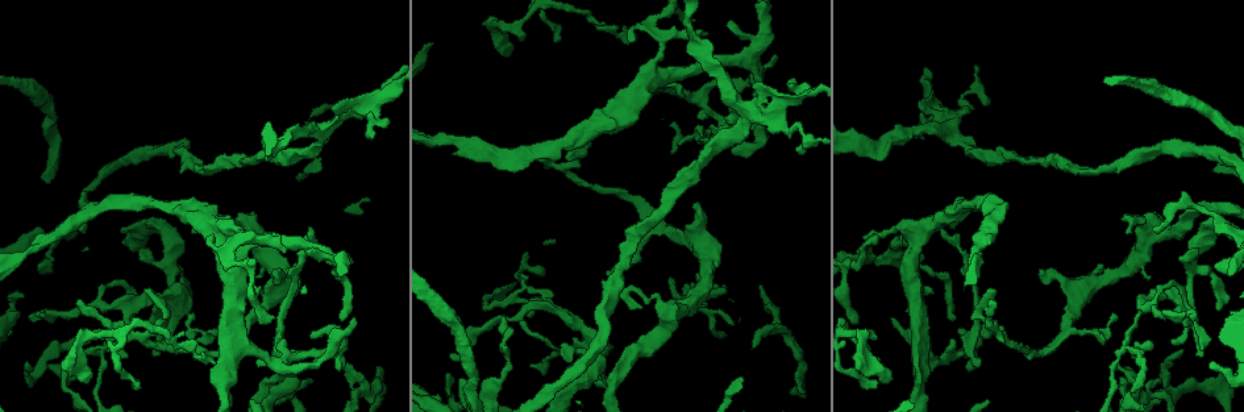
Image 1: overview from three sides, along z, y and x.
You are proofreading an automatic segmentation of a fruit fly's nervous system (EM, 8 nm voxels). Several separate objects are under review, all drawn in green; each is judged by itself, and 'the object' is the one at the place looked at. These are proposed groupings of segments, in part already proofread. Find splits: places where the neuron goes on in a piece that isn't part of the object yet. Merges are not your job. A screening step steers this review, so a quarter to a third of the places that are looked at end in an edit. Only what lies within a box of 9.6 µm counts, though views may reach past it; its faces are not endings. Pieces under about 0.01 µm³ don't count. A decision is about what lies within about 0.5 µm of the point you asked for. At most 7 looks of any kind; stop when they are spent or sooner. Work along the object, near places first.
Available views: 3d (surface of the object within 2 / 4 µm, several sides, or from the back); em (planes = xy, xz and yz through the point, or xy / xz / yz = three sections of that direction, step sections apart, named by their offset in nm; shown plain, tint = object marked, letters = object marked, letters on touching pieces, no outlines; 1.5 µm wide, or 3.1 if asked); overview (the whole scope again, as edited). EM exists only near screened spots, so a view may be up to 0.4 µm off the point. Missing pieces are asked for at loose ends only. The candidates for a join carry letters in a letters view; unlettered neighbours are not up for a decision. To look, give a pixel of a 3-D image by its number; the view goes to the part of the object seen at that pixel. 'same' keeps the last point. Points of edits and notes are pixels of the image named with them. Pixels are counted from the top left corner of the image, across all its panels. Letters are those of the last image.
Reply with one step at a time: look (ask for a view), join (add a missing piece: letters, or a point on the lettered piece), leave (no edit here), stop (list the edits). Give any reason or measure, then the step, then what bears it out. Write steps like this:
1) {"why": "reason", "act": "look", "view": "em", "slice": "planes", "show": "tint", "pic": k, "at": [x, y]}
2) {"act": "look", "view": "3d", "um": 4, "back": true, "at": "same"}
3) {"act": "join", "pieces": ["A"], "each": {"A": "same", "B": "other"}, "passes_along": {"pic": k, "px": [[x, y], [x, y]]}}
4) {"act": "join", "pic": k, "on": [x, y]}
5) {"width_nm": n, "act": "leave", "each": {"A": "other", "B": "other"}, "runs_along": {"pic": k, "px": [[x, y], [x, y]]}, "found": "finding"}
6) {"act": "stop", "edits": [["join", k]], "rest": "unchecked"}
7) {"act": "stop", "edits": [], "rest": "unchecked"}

{"why": "free end", "act": "look", "view": "3d", "um": 4, "pic": 1, "at": [1200, 355]}

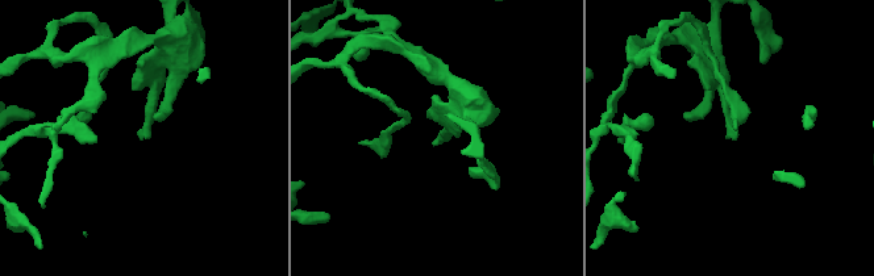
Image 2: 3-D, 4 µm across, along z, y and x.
{"act": "look", "view": "em", "slice": "yz", "step": 4, "show": "letters", "pic": 2, "at": [735, 139]}

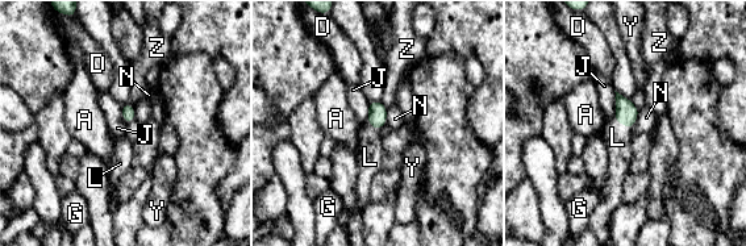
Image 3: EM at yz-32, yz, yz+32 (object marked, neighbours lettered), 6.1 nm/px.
{"act": "look", "view": "em", "slice": "planes", "show": "letters", "at": "same"}

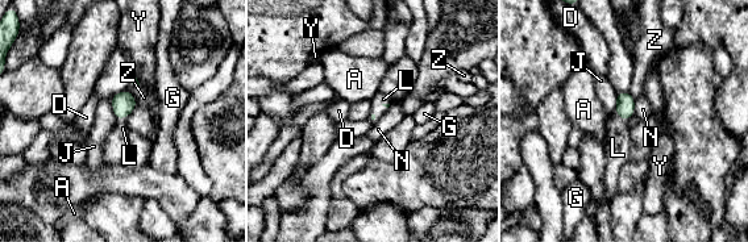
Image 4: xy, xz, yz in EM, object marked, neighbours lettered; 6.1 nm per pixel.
{"act": "join", "pieces": ["L"], "each": {"A": "other", "D": "other", "G": "other", "J": "other", "L": "same", "N": "other", "Y": "other", "Z": "other"}, "passes_along": {"pic": 4, "px": [[624, 109], [622, 119], [618, 147]]}, "found": "it goes on there"}

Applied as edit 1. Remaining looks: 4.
{"why": "branch stops here", "act": "look", "view": "3d", "um": 2, "back": true, "pic": 1, "at": [567, 161]}

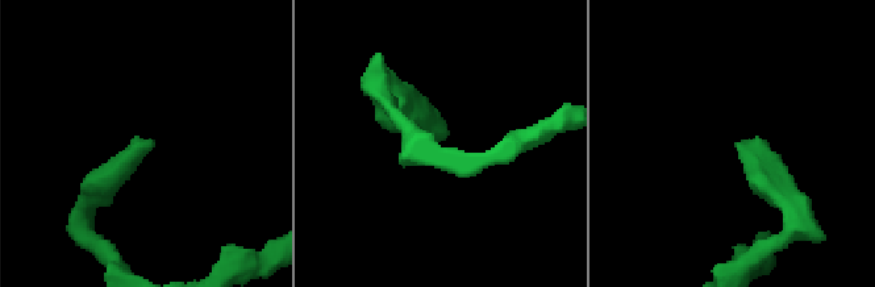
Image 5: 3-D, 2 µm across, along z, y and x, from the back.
{"act": "look", "view": "em", "slice": "yz", "step": 8, "show": "letters", "pic": 5, "at": [441, 135]}

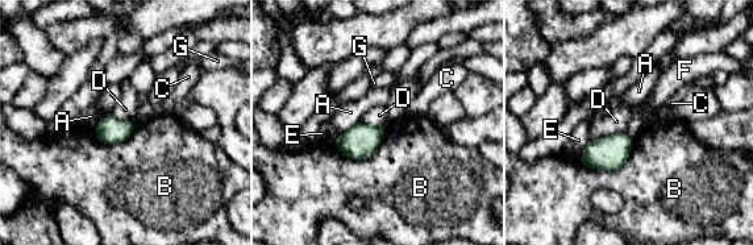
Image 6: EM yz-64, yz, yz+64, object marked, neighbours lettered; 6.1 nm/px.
{"longest_contact_nm": ["B", 360], "act": "leave", "each": {"A": "other", "B": "other", "C": "other", "D": "other", "E": "other", "F": "other", "G": "other"}, "border": {"pic": 6, "px": [[633, 142], [614, 170], [578, 161]]}, "found": "no lettered piece goes on from it"}

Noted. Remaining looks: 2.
{"why": "an open end", "act": "look", "view": "em", "slice": "xy", "step": 8, "show": "letters", "pic": 1, "at": [213, 365]}

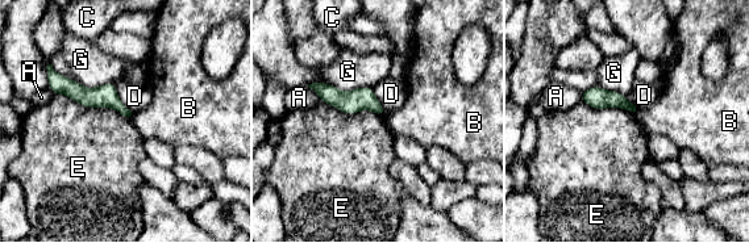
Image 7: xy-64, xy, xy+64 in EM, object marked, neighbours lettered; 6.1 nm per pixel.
{"act": "look", "view": "em", "slice": "planes", "show": "letters", "at": "same"}

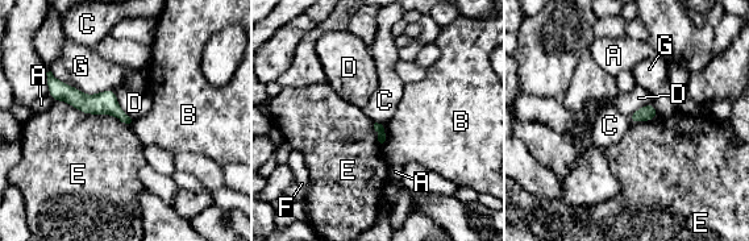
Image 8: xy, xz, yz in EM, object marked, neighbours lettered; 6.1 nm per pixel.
{"act": "leave", "each": {"A": "other", "B": "other", "C": "other", "D": "other", "E": "other", "F": "other", "G": "other"}, "border": {"pic": 8, "px": [[54, 100], [129, 124]]}, "found": "no lettered piece goes on from it"}

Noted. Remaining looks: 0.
{"act": "stop", "edits": [["join", 4]], "rest": "unchecked"}

